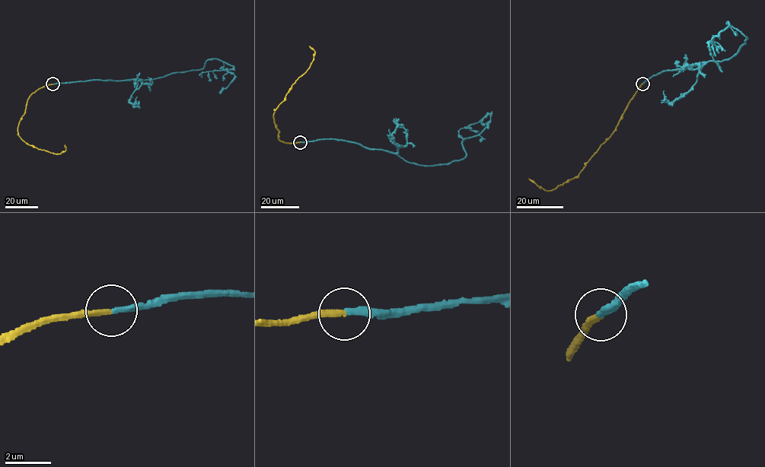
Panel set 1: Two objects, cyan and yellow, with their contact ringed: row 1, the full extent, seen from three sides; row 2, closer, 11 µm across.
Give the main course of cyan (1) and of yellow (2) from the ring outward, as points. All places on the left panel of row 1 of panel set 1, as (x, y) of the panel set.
1: (52, 84), (151, 80), (201, 69), (207, 60), (216, 58), (234, 67), (227, 69), (234, 79), (219, 93)
2: (52, 84), (38, 88), (29, 97), (17, 128), (21, 139), (38, 149), (60, 154), (65, 150), (65, 144)

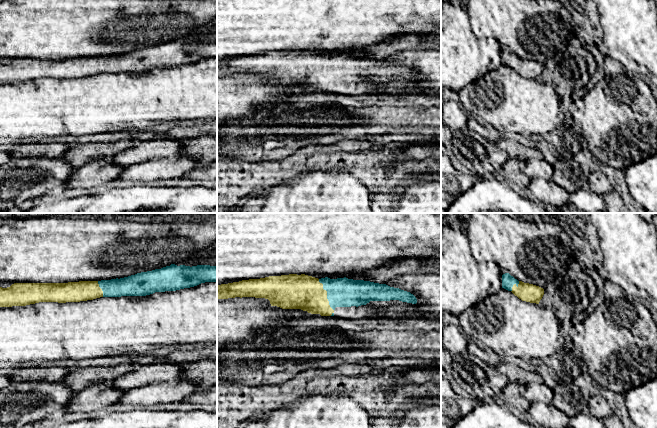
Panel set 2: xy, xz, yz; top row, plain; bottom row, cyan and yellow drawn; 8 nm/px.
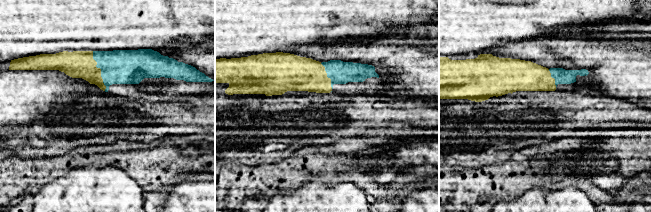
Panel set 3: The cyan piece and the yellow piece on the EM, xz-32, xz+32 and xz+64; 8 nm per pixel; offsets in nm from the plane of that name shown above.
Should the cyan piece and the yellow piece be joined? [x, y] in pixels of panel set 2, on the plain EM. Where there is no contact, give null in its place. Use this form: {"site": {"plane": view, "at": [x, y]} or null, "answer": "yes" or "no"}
{"site": {"plane": "xz", "at": [327, 71]}, "answer": "yes"}

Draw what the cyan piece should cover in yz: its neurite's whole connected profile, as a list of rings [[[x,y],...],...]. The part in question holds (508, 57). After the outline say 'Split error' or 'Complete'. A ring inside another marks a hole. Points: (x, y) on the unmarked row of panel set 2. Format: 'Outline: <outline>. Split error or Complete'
Outline: [[[509,49],[502,51],[502,64],[511,67],[522,77],[539,80],[544,71],[544,65],[529,59],[518,57]]]. Split error

